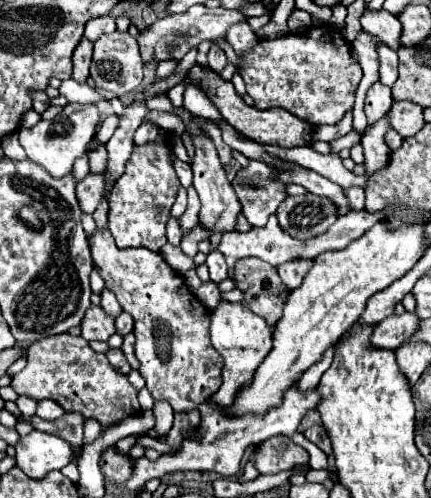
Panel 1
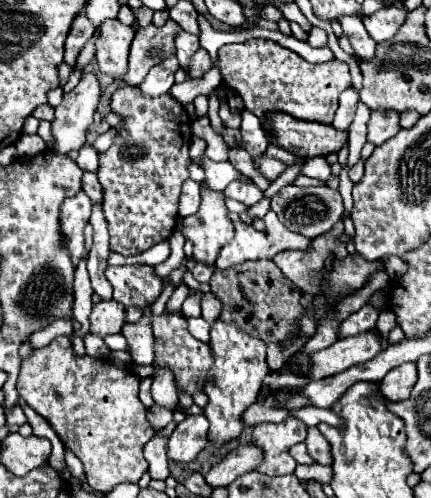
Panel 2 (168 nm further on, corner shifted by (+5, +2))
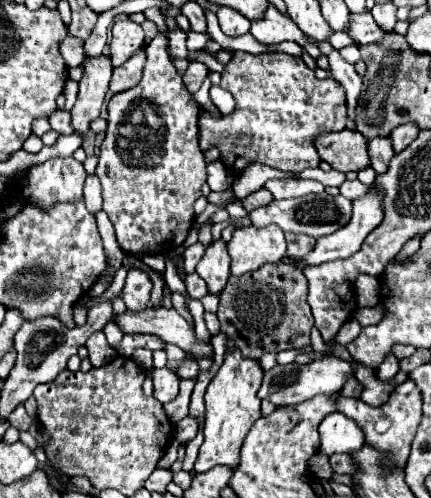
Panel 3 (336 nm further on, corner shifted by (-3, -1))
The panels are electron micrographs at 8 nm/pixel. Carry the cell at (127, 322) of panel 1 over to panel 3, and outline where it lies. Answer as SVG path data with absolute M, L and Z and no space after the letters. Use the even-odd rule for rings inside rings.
M196 242L190 248L186 248L186 252L184 252L184 268L186 268L188 274L194 272L194 268L198 264L198 260L202 258L204 250L206 250L206 244L202 244L202 242Z

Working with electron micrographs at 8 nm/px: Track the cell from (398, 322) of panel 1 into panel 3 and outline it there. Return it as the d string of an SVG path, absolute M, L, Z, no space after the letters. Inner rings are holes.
M326 356L322 360L314 360L312 364L286 364L286 366L274 366L272 370L264 372L262 386L258 390L258 396L262 400L270 400L274 406L290 406L290 404L300 404L304 400L314 398L316 394L336 394L348 376L352 376L352 362L340 360L336 356Z

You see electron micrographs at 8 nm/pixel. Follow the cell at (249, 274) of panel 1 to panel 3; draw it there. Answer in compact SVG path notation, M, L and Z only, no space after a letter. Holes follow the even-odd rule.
M268 262L268 278L262 278L262 270L248 272L240 278L232 276L220 292L220 308L218 320L222 324L222 332L232 338L242 352L252 360L258 360L266 352L282 352L282 350L300 350L310 344L310 330L314 326L312 312L308 306L308 280L300 268Z

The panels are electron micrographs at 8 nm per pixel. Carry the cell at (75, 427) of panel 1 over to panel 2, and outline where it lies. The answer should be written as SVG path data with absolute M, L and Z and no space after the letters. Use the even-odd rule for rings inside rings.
M66 447L66 465L68 465L68 469L70 469L70 473L74 475L74 477L84 477L84 469L82 469L82 463L80 463L80 459Z

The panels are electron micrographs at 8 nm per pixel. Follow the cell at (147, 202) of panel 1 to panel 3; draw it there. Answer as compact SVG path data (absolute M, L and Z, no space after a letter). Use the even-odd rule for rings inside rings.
M160 32L146 46L146 64L142 80L136 88L114 94L108 102L108 128L100 144L96 176L102 184L102 210L116 228L116 240L130 256L168 254L182 246L188 230L194 224L194 202L202 196L200 188L206 182L204 154L198 148L198 114L200 108L184 88L182 78L166 52L166 32Z

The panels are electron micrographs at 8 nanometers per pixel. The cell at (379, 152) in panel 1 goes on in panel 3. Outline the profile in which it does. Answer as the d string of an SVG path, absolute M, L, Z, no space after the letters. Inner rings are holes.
M346 180L342 186L340 186L340 194L348 200L356 200L360 196L364 196L368 192L368 186L364 186L360 180Z

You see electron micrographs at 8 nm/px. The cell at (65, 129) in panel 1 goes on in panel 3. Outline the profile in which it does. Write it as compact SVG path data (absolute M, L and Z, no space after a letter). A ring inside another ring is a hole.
M104 54L84 62L84 76L78 84L80 92L72 108L72 126L76 128L76 134L82 138L86 136L90 122L100 116L100 108L108 92L112 68L114 68L112 62Z

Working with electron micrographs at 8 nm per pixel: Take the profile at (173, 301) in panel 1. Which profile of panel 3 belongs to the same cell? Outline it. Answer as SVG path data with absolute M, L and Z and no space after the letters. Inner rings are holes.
M134 268L126 276L126 284L122 290L122 300L130 310L144 310L150 300L150 290L152 290L152 280L148 272Z

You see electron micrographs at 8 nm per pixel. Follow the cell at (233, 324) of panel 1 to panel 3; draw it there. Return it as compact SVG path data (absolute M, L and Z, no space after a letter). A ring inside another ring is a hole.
M240 350L228 352L222 368L212 378L206 390L206 414L204 414L204 444L200 446L198 460L194 464L194 472L208 472L214 466L228 466L230 470L238 468L240 448L250 432L252 424L262 416L260 414L260 398L256 396L262 384L262 368L256 360L242 358Z

